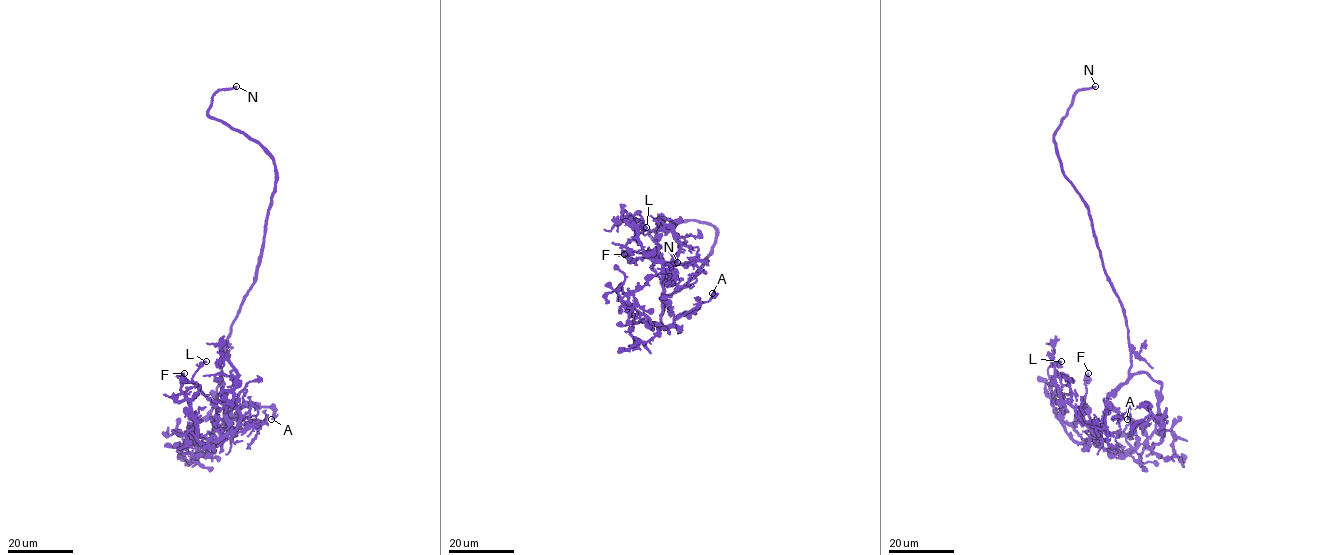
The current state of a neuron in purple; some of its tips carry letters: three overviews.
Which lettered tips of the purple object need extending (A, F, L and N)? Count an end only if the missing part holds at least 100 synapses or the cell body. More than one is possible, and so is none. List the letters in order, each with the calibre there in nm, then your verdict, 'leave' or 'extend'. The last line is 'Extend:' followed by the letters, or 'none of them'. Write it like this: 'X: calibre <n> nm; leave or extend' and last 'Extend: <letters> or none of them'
A: calibre 240 nm; leave
F: calibre 300 nm; leave
L: calibre 200 nm; leave
N: calibre 260 nm; extend
Extend: N

